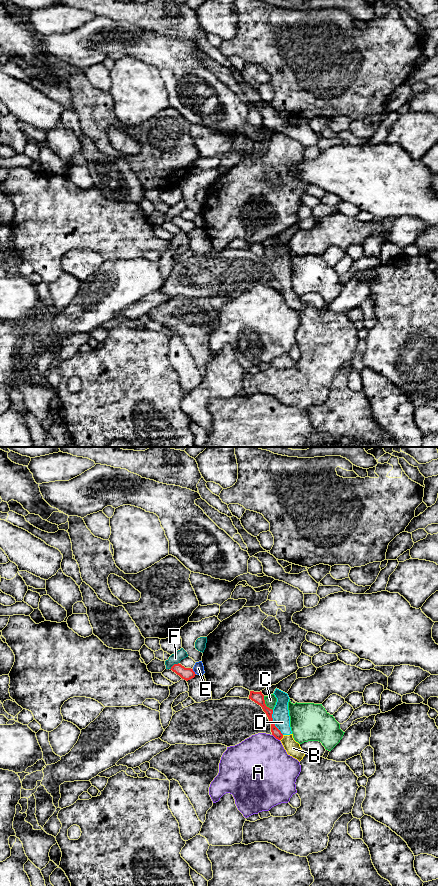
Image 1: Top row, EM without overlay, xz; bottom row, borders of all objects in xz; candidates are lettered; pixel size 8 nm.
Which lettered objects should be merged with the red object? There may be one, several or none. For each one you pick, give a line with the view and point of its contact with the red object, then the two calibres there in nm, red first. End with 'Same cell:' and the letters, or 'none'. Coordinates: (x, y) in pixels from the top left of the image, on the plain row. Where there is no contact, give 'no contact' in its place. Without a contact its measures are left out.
Same cell: none

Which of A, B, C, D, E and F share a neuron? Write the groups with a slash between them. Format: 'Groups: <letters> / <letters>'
Groups: A / B D / C / E / F

